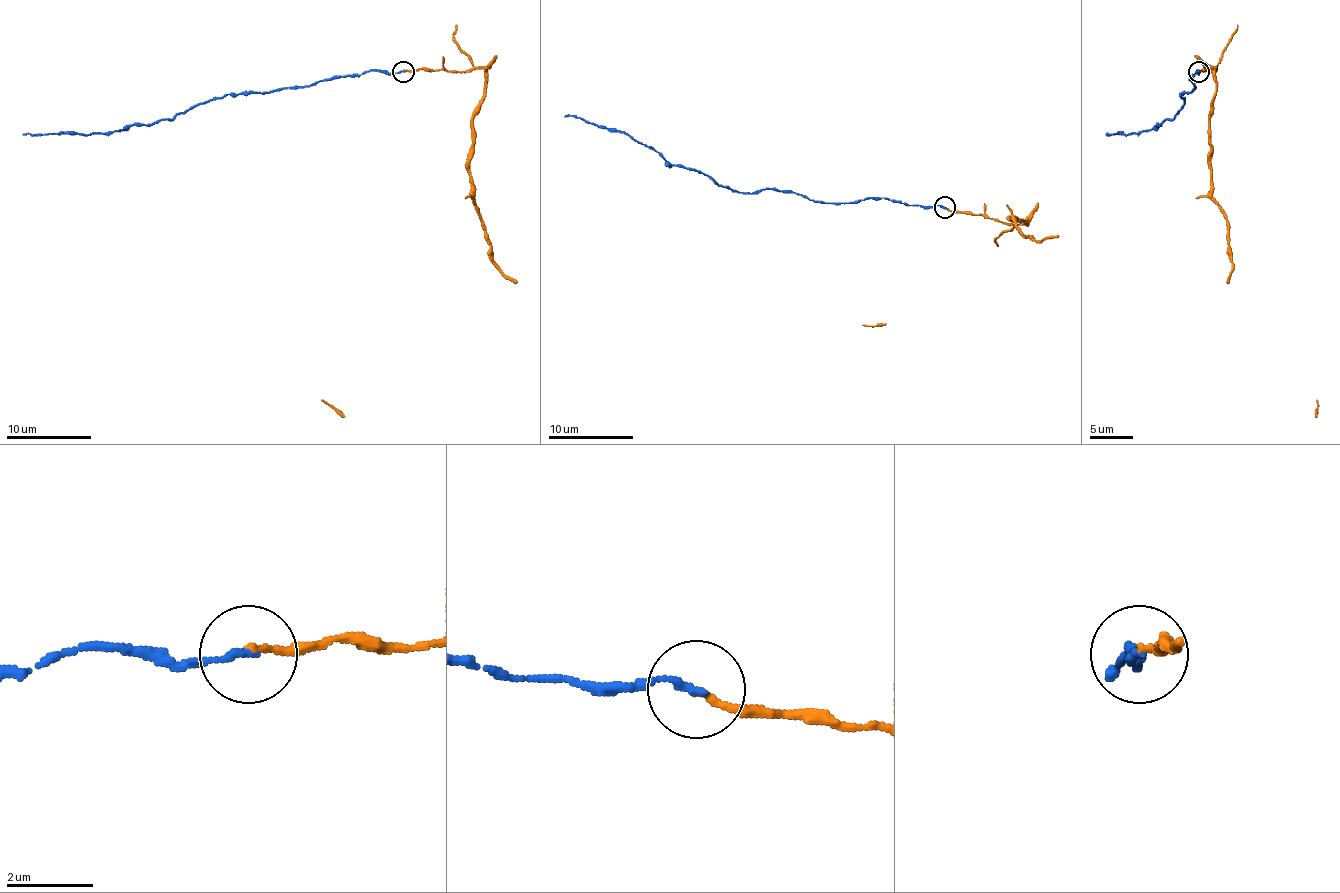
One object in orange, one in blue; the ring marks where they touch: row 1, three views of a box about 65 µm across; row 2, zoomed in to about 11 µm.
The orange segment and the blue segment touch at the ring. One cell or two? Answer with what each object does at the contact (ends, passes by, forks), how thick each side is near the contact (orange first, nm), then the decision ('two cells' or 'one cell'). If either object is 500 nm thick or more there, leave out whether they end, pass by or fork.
orange ends there; blue ends there; 140 nm thick on the orange side, 150 nm on the other; one cell

